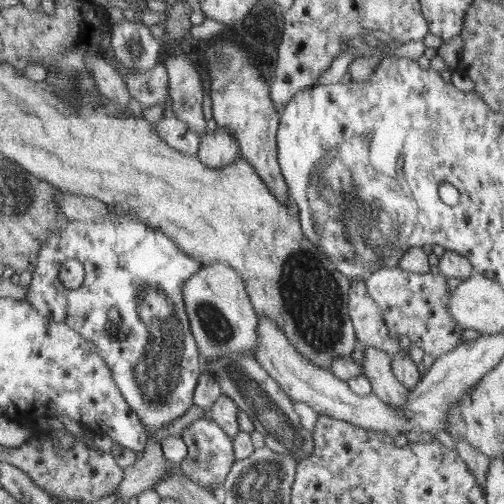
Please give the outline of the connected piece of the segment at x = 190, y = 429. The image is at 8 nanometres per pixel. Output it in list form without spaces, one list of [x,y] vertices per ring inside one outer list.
[[[212,418],[198,419],[188,425],[182,433],[187,446],[187,456],[180,462],[182,474],[209,491],[214,491],[226,480],[235,463],[232,439],[213,421]]]

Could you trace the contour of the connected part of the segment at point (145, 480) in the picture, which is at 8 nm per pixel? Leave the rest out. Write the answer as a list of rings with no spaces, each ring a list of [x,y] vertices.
[[[145,423],[143,425],[148,435],[146,446],[134,464],[123,470],[124,478],[114,492],[119,500],[126,503],[132,496],[137,496],[143,490],[152,489],[159,480],[167,477],[172,466],[170,460],[164,457],[160,443],[153,437],[152,430],[148,430]]]

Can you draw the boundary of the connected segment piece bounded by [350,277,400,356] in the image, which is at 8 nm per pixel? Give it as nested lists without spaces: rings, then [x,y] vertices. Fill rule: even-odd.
[[[358,277],[353,284],[350,294],[350,318],[357,328],[358,342],[362,342],[364,347],[374,347],[391,356],[399,352],[399,342],[393,340],[384,315],[369,295],[363,277]]]

